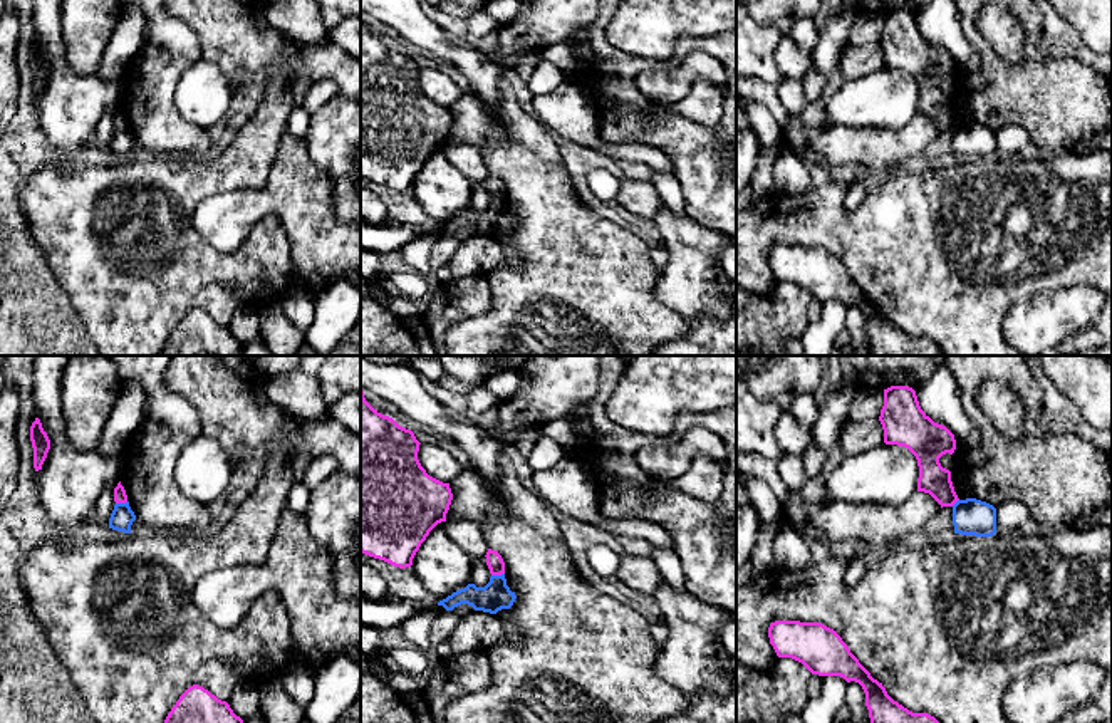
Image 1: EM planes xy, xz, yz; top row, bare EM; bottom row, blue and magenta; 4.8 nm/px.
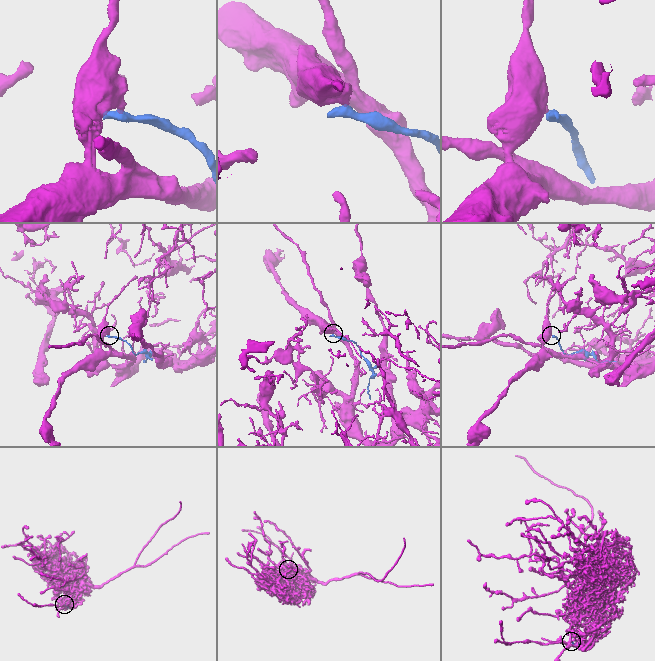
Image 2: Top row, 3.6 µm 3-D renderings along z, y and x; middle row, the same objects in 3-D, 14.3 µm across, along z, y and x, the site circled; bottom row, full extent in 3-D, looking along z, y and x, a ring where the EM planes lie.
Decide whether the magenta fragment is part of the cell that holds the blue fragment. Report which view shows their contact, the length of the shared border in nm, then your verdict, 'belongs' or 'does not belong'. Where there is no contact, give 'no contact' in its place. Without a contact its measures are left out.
xz | 70 nm | does not belong

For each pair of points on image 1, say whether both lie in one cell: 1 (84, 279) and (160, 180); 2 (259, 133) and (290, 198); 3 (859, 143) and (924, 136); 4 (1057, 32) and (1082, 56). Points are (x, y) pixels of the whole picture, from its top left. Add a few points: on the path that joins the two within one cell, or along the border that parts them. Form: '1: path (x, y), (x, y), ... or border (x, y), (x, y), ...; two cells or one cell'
1: path (109, 257), (121, 245), (121, 237), (155, 205); one cell
2: border (285, 133), (267, 182), (260, 188), (245, 190); two cells
3: path (876, 143), (908, 141); one cell
4: path (1064, 39), (1075, 49); one cell

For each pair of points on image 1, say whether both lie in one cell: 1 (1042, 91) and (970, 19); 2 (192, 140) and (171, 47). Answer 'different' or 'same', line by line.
1: same
2: same

